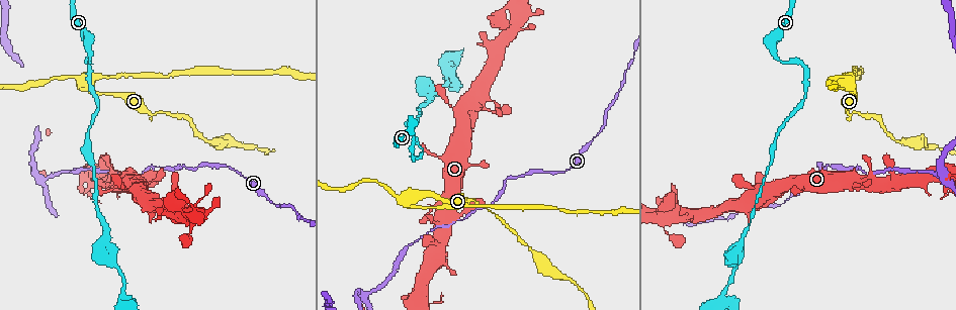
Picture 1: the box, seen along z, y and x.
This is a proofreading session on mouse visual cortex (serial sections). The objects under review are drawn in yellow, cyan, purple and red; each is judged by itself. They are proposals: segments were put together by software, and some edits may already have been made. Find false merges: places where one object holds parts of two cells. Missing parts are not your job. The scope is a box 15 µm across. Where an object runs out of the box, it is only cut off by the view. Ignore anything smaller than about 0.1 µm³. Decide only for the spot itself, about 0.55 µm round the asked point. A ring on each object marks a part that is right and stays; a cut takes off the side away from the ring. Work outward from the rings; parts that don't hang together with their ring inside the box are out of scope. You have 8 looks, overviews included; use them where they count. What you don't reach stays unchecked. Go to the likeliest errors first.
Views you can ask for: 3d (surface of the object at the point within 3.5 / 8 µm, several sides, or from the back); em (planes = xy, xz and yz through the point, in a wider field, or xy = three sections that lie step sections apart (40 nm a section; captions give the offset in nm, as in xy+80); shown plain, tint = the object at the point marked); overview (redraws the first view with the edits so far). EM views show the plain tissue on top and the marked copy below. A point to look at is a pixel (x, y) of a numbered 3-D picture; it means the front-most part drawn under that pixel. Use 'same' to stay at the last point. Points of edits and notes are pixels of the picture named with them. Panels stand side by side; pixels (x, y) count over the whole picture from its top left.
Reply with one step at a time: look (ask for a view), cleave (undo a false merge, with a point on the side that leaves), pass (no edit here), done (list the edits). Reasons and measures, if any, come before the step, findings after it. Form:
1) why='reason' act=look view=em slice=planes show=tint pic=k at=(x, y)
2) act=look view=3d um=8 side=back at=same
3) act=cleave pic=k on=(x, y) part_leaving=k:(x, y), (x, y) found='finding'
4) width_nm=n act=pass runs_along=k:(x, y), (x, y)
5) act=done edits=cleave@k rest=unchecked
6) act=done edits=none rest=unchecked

why='sudden change in width' act=look view=3d um=3.5 pic=1 at=(413, 197)

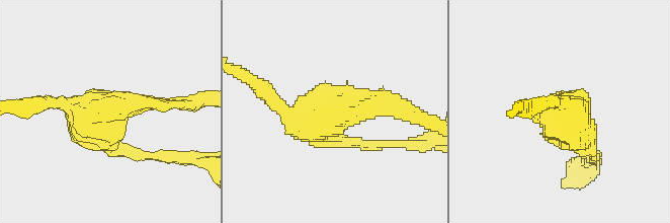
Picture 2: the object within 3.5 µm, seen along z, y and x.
arms=3 arm_widths_nm=150,200,250 act=look view=em slice=xy step=5 show=tint pic=2 at=(334, 112)

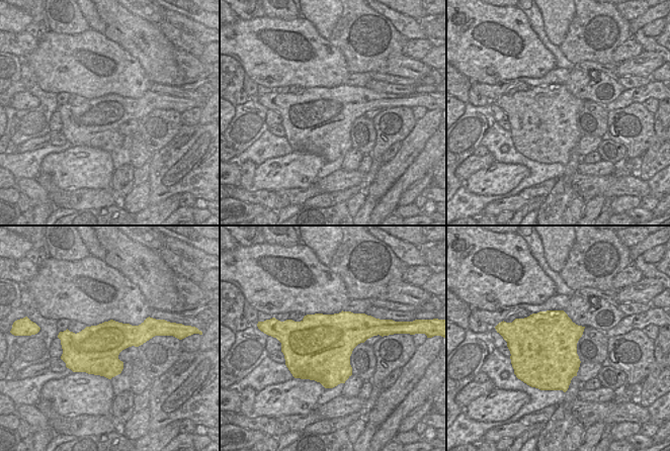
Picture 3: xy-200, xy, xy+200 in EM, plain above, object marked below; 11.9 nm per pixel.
act=pass runs_along=2:(593, 154), (554, 104) found='one cell here'

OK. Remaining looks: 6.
why='three-way junction' act=look view=3d um=3.5 side=back pic=1 at=(366, 294)

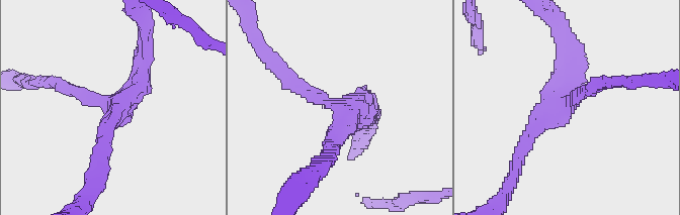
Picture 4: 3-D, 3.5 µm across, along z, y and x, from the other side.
arms=3 arm_widths_nm=200,250,250 act=look view=em slice=xy step=3 show=tint pic=4 at=(566, 105)

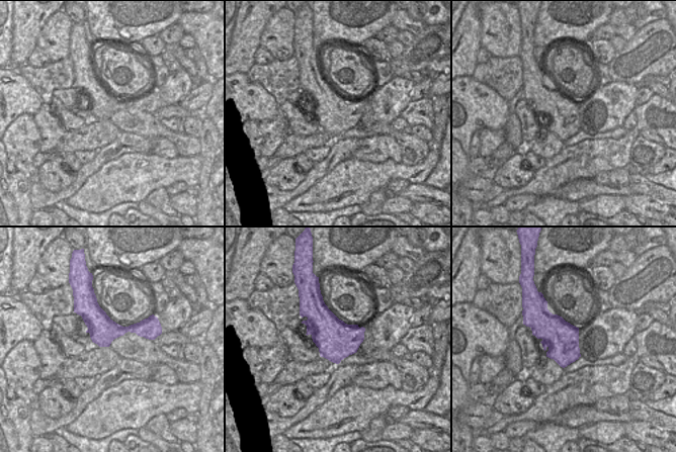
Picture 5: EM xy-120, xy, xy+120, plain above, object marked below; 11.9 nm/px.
act=look view=em slice=xy step=1 show=tint at=same

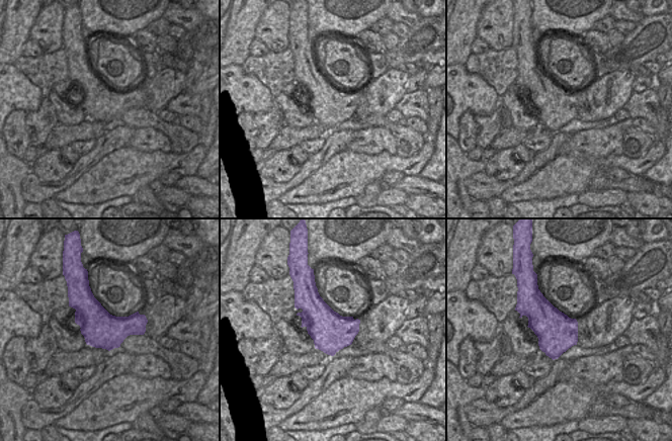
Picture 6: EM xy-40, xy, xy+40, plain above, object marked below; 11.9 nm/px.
width_nm=460 act=pass runs_along=4:(60, 84), (121, 105), (144, 49) found='all the same cell'

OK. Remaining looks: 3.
why='sudden change in width' act=look view=3d um=3.5 pic=1 at=(477, 201)

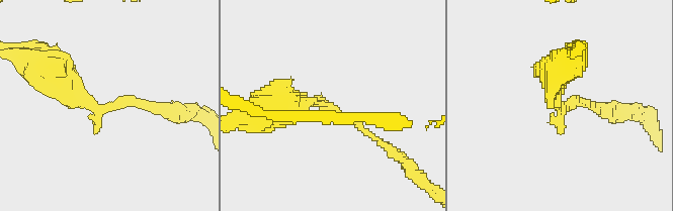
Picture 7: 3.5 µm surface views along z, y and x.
arm_widths_nm=100,450 act=look view=em slice=xy step=5 show=tint pic=7 at=(324, 106)

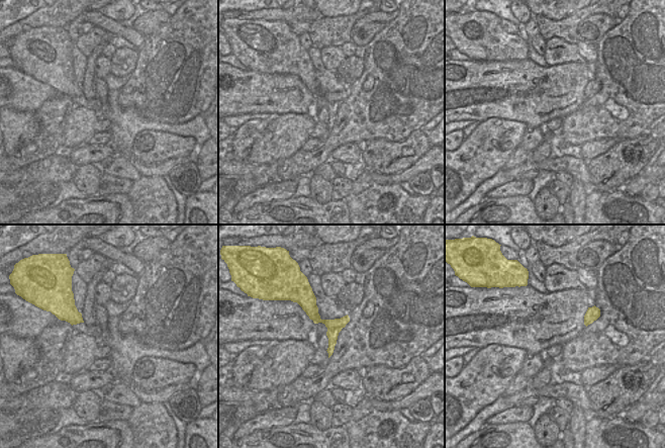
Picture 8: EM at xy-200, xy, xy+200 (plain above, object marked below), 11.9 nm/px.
act=pass runs_along=8:(309, 300), (312, 312), (331, 329), (330, 350) found='all the same cell'

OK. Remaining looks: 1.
act=done edits=none rest=unchecked

